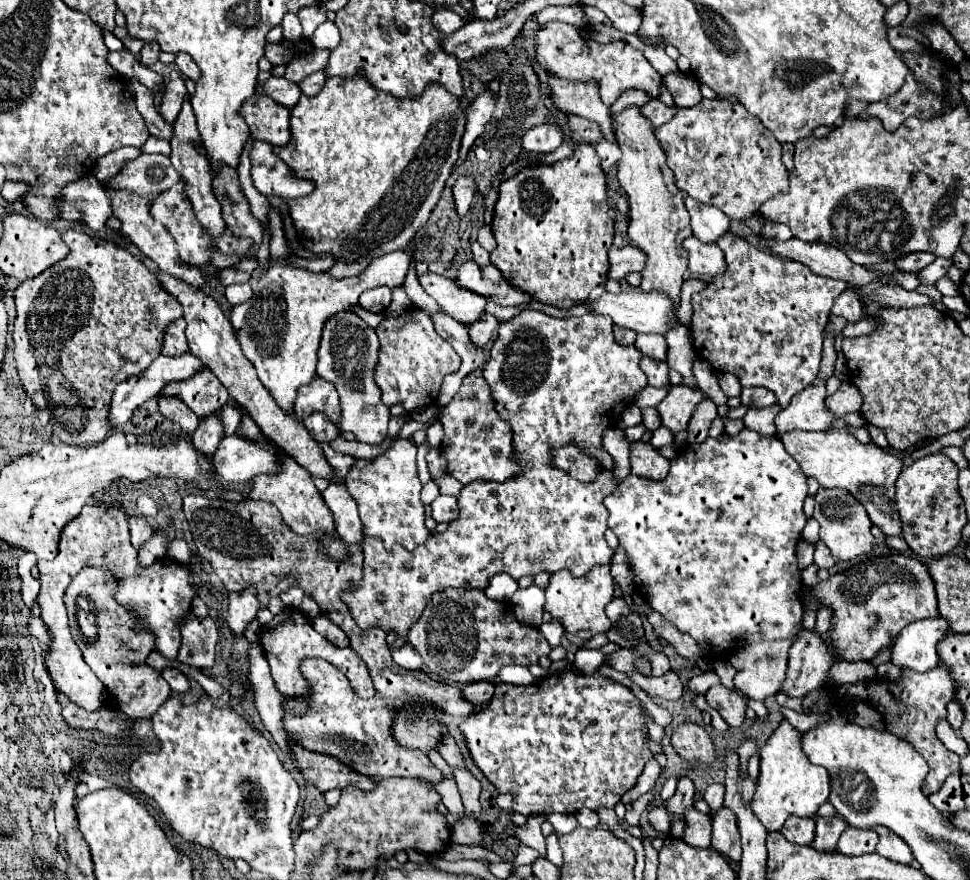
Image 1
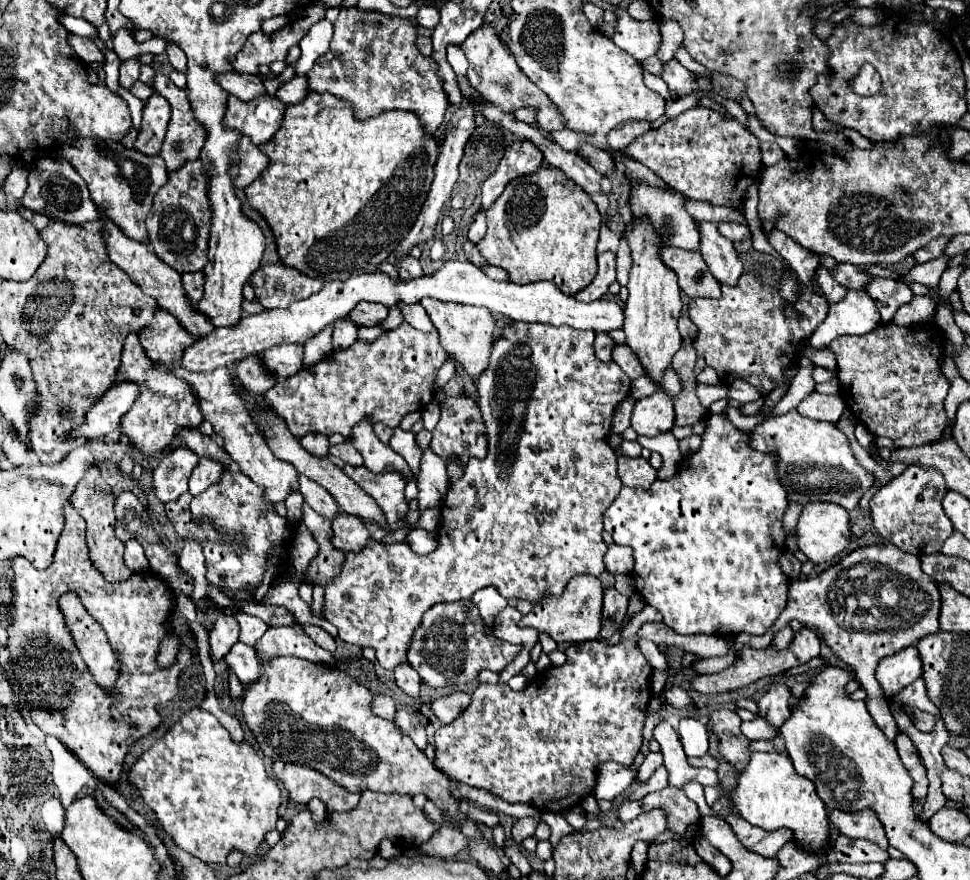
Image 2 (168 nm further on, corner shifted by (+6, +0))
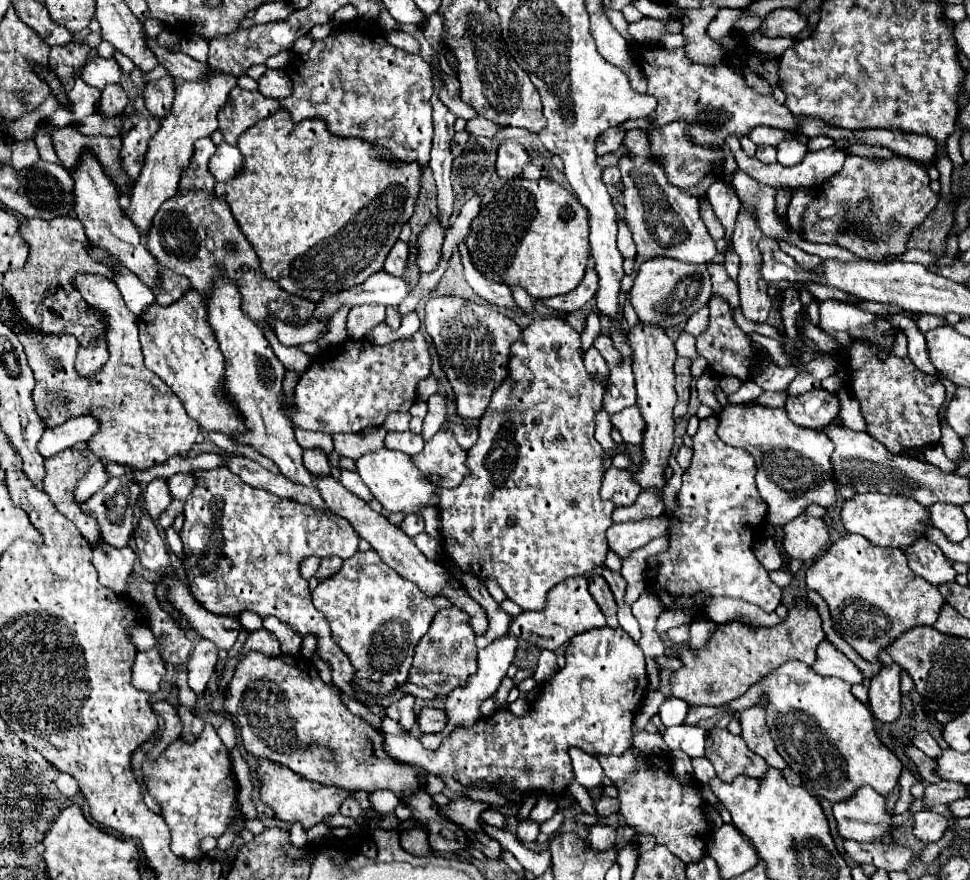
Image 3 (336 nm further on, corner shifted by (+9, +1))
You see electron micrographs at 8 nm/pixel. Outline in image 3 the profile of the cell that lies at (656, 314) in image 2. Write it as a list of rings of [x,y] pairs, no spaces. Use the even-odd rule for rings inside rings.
[[[638,321],[634,327],[628,329],[626,333],[628,345],[632,349],[632,369],[636,377],[636,391],[638,399],[636,405],[640,407],[644,421],[646,421],[646,431],[644,431],[644,463],[640,465],[638,473],[634,479],[642,485],[642,489],[648,487],[658,487],[662,489],[666,479],[664,479],[664,469],[668,465],[670,449],[674,443],[674,417],[672,409],[676,405],[676,389],[674,389],[674,361],[676,361],[676,347],[674,341],[666,335],[666,331],[658,325],[648,325]]]

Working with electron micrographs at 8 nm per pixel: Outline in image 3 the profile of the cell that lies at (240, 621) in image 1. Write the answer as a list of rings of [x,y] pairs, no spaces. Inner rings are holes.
[[[200,639],[188,659],[188,685],[194,689],[194,693],[202,693],[206,689],[206,683],[214,673],[216,661],[218,647],[208,639]]]

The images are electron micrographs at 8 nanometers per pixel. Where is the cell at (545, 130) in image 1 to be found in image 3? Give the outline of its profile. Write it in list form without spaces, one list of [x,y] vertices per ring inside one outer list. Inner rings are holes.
[[[504,141],[498,147],[498,161],[496,161],[496,171],[500,179],[514,179],[520,177],[524,165],[530,161],[528,151],[514,141]]]

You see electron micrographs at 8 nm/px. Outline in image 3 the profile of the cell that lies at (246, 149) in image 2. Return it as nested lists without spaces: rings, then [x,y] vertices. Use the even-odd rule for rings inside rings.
[[[220,143],[216,153],[210,159],[208,167],[212,173],[216,173],[218,182],[230,181],[244,169],[244,155],[240,153],[238,147]]]

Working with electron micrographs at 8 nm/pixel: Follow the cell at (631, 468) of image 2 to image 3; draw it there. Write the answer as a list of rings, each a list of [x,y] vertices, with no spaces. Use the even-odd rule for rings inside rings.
[[[614,465],[608,467],[602,481],[602,497],[612,499],[618,507],[632,505],[640,495],[640,483],[634,481],[634,473],[628,469],[618,469]]]

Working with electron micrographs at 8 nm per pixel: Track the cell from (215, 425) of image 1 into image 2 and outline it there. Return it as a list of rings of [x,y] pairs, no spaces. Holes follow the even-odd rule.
[[[175,448],[161,458],[159,466],[153,470],[153,486],[163,504],[177,500],[183,492],[187,492],[187,480],[197,462],[199,456],[189,448]]]

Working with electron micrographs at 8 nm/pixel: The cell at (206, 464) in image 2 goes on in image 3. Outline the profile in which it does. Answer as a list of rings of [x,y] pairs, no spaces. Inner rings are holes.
[[[176,473],[168,479],[172,497],[180,499],[180,501],[186,501],[186,497],[188,497],[188,493],[192,493],[194,485],[196,485],[196,477],[192,473]]]

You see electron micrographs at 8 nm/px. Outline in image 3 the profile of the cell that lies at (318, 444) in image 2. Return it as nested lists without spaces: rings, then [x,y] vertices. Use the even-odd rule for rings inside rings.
[[[320,447],[304,449],[304,467],[314,475],[330,475],[328,455]]]

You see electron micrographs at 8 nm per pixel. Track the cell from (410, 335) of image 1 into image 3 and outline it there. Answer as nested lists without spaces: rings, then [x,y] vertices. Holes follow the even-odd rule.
[[[416,331],[408,339],[398,339],[388,345],[374,345],[372,341],[360,339],[360,341],[344,341],[340,345],[328,347],[320,351],[308,371],[302,373],[300,381],[294,387],[294,397],[292,405],[282,403],[282,411],[290,417],[292,425],[298,429],[308,429],[308,431],[324,431],[324,433],[358,433],[364,431],[366,427],[380,427],[388,413],[392,411],[408,411],[408,403],[416,401],[416,385],[420,379],[426,379],[430,375],[432,367],[432,357],[430,357],[430,347],[420,331]]]

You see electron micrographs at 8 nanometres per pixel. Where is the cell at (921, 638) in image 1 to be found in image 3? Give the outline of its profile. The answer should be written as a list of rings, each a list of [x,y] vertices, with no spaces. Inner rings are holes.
[[[884,663],[880,667],[880,671],[872,677],[870,683],[870,709],[874,713],[874,717],[882,719],[882,721],[894,721],[900,715],[900,673],[904,669],[898,663]]]

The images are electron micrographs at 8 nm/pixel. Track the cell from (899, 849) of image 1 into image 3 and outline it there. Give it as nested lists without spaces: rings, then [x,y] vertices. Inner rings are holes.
[[[872,787],[860,789],[852,801],[834,803],[832,813],[838,823],[838,833],[844,839],[876,843],[896,829],[892,827],[892,815],[886,811],[884,797]]]

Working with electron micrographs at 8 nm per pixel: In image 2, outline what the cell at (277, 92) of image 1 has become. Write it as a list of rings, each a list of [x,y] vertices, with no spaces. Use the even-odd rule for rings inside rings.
[[[227,72],[227,74],[219,74],[219,78],[215,78],[215,80],[219,82],[219,86],[223,86],[223,90],[227,90],[229,94],[233,94],[241,100],[251,100],[255,96],[265,94],[263,82],[259,76]]]

